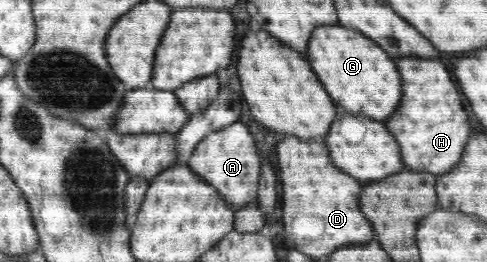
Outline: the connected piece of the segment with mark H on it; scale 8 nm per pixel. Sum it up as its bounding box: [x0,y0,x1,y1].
[384,57,471,176]

